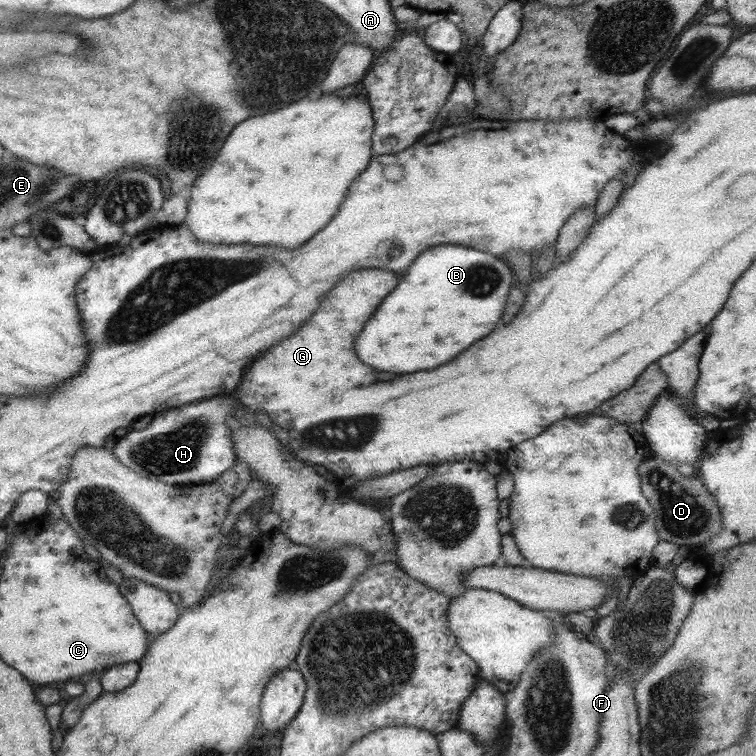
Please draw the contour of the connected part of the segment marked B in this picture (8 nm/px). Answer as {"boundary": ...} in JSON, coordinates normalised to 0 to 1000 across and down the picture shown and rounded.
{"boundary":[[[575,325],[560,331],[549,347],[541,352],[538,362],[530,368],[528,378],[507,397],[501,410],[493,421],[483,429],[483,439],[475,442],[470,452],[472,474],[507,492],[528,492],[544,495],[552,489],[570,489],[602,474],[626,452],[644,444],[644,439],[655,437],[657,423],[663,421],[668,394],[676,378],[677,358],[665,347],[660,347],[655,337],[642,336],[623,328],[610,325]]]}

